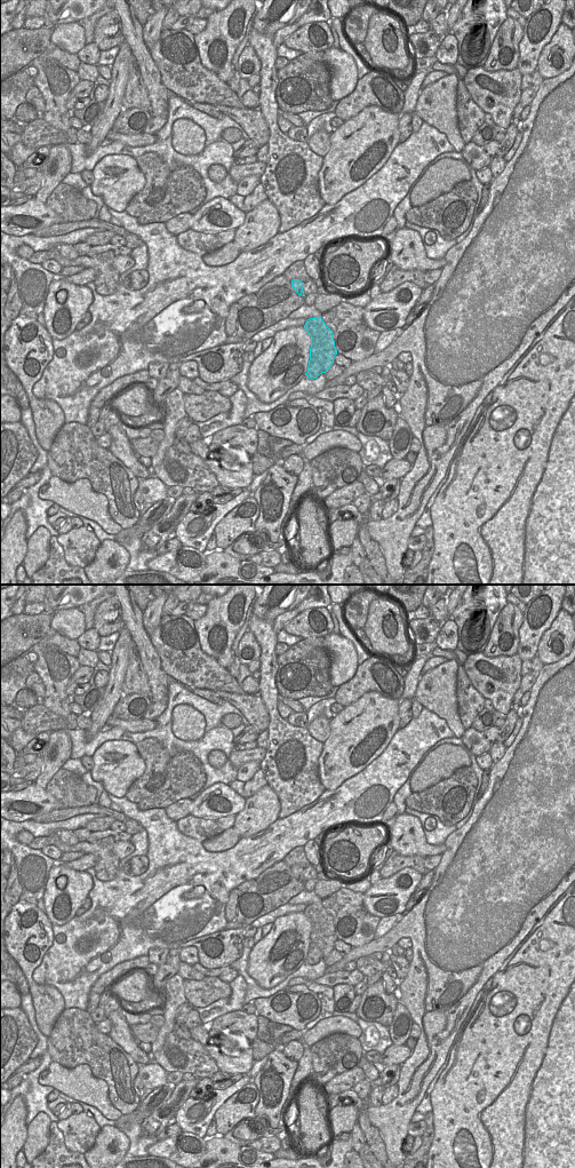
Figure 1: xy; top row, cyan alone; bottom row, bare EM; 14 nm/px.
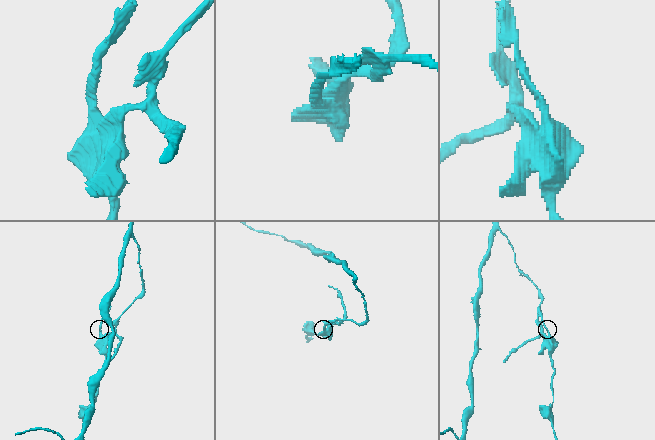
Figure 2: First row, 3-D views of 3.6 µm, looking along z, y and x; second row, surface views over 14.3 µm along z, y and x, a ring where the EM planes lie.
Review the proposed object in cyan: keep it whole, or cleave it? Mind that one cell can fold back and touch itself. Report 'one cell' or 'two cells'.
two cells

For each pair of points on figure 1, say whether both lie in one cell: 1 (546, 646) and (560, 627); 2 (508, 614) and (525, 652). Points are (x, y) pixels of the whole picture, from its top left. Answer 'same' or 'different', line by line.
1: same
2: different

